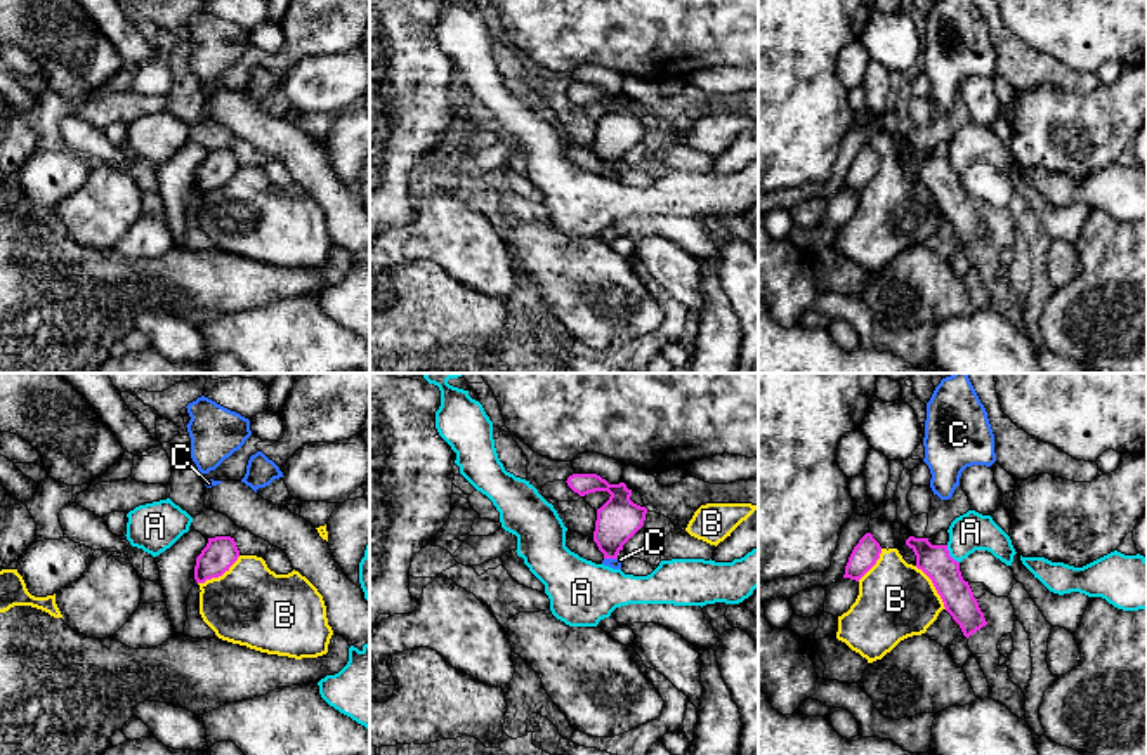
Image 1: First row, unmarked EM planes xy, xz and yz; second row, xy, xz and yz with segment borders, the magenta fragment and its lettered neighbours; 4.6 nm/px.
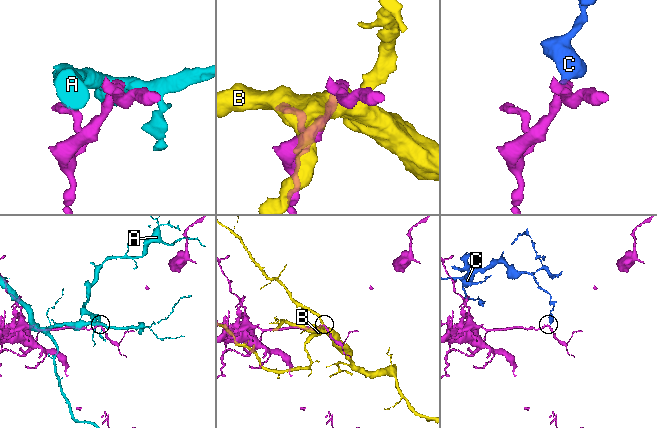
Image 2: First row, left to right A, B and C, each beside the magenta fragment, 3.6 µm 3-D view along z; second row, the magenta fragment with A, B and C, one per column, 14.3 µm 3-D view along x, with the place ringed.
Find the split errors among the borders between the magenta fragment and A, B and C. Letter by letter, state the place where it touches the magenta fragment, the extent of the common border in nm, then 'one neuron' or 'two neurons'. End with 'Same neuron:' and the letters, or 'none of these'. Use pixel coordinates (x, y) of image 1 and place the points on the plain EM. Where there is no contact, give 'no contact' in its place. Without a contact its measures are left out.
A: meets magenta in yz at (948, 165); contact 110 nm long; two neurons
B: meets magenta in xy at (219, 186); contact 240 nm long; two neurons
C: meets magenta in xz at (611, 169); contact 70 nm long; two neurons
Same neuron: none of these

